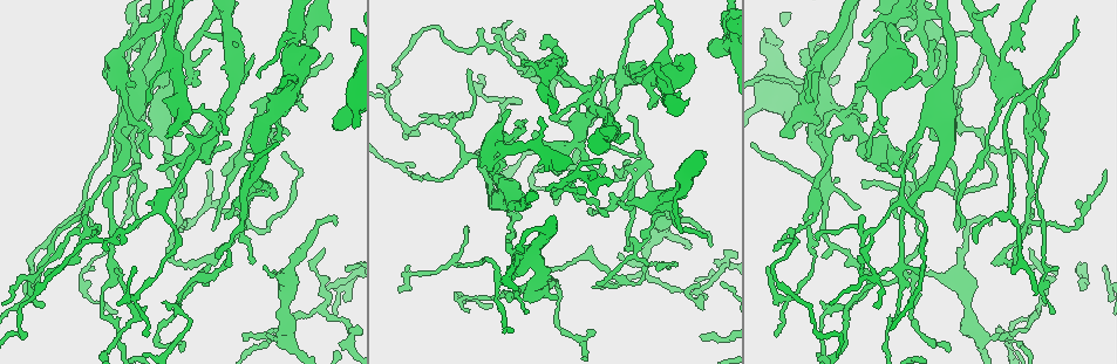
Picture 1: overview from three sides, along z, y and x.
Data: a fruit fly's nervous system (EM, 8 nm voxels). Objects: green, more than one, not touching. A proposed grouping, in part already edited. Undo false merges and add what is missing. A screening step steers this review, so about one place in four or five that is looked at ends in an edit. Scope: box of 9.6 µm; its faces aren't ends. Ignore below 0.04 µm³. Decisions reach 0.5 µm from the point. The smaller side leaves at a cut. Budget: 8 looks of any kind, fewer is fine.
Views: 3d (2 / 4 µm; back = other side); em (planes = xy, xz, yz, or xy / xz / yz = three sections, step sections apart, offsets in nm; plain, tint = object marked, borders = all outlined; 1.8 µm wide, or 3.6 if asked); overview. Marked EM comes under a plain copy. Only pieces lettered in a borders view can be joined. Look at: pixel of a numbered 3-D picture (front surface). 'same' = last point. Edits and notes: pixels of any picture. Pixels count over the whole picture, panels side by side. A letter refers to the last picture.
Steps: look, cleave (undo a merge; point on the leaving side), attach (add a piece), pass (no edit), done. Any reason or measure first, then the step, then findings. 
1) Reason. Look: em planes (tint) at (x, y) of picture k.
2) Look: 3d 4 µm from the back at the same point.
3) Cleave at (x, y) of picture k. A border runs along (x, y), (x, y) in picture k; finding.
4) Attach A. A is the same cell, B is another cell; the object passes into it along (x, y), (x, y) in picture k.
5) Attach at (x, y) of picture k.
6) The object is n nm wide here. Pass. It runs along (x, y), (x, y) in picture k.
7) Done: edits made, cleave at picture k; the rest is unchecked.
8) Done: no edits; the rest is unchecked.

An open end. Look: em 3.6 µm planes (borders) at (793, 136) of picture 1.

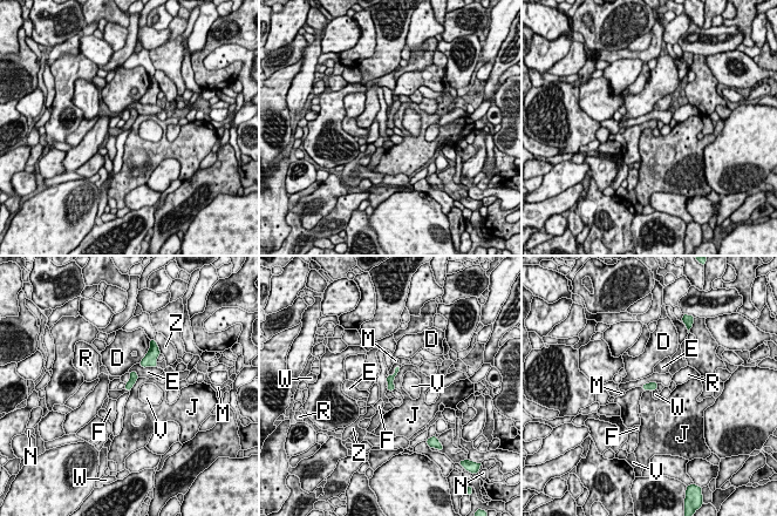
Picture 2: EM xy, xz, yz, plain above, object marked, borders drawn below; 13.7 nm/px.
The longest contact is with J, 320 nm. Attach V. V is the same cell, D, E, F, J, M, N, R, W and Z are other cells; the neuron continues.

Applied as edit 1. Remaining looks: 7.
Look: 3d 4 µm at (271, 339) of picture 1.

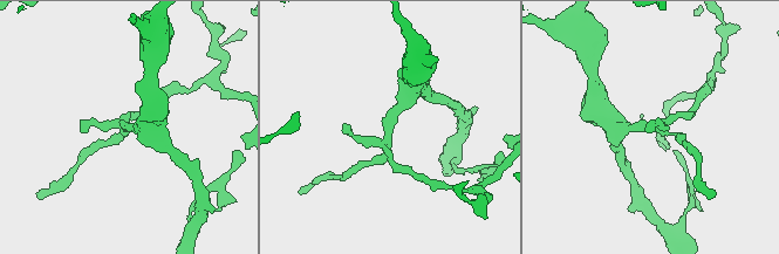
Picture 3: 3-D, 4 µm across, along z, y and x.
Shape alone is not enough. Look: em yz step 8 (borders) at (124, 130) of picture 3.

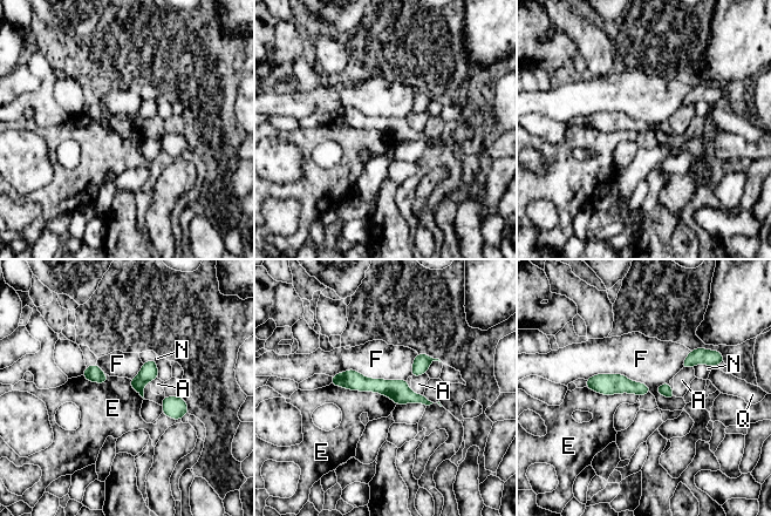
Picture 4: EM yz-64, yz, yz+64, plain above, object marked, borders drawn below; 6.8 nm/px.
Cleave at (149, 372) of picture 4. A, E, F, N and Q are other cells; a border runs along (136, 377), (144, 382) in picture 4; two neurons meet here.

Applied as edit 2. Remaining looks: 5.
Look: overview.

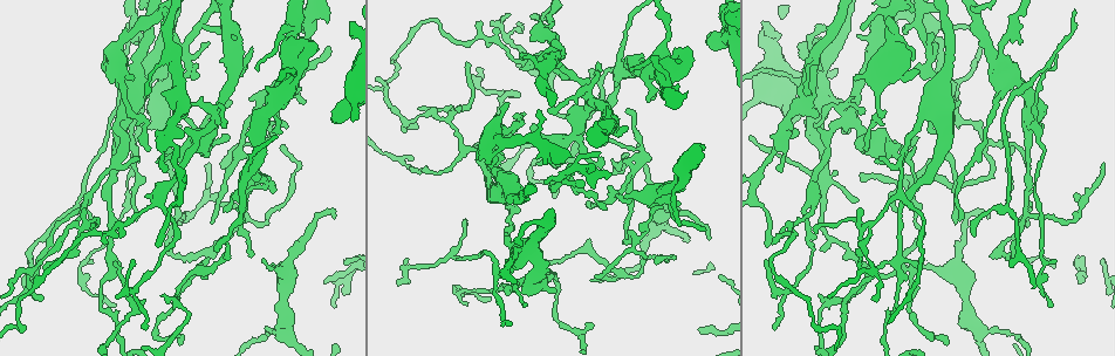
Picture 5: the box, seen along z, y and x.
Sharp bend. Look: 3d 4 µm from the back at (911, 270) of picture 5.

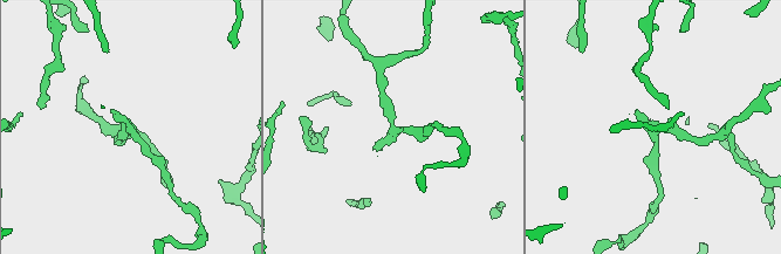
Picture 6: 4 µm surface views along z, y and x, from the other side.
Need the tissue. Look: em planes (tint) at (129, 127) of picture 6.

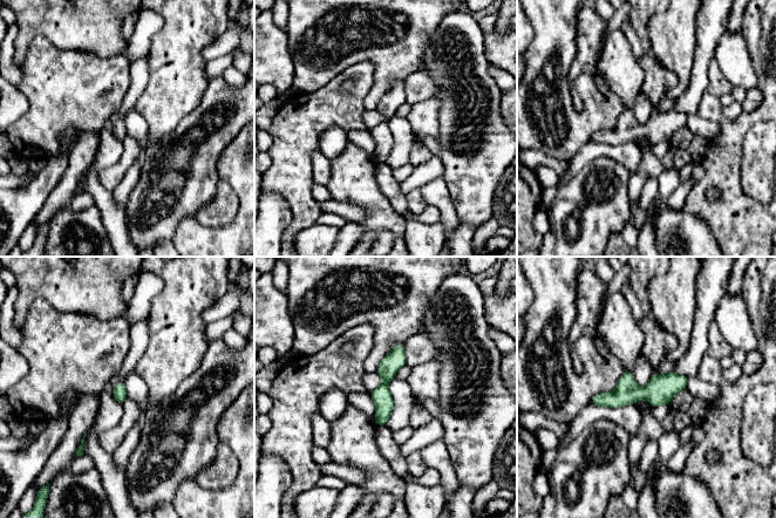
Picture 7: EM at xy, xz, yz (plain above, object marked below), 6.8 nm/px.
Look: em planes (borders) at the same point.

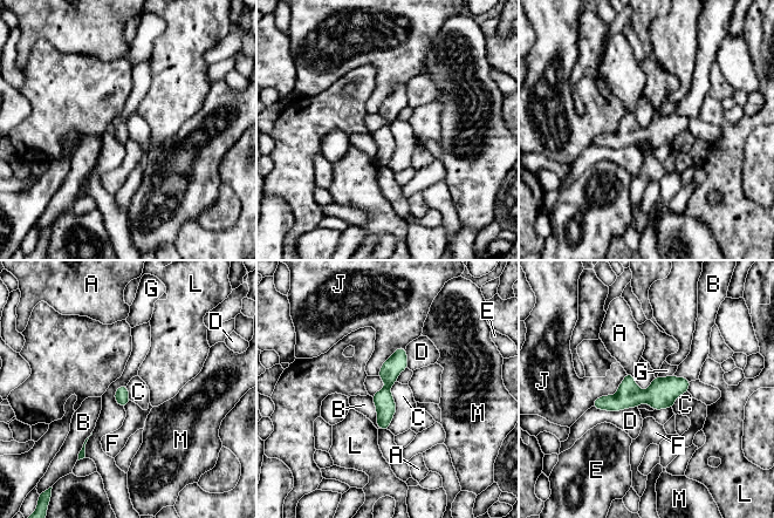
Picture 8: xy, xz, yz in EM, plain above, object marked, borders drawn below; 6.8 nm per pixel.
Pass. A, B, C, D, E, F, G, J, L and M are other cells; a border runs along (396, 381), (386, 428) in picture 8; one neuron here.

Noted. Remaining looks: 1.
Done: edits made, attach at picture 2, cleave at picture 4; the rest is unchecked.

